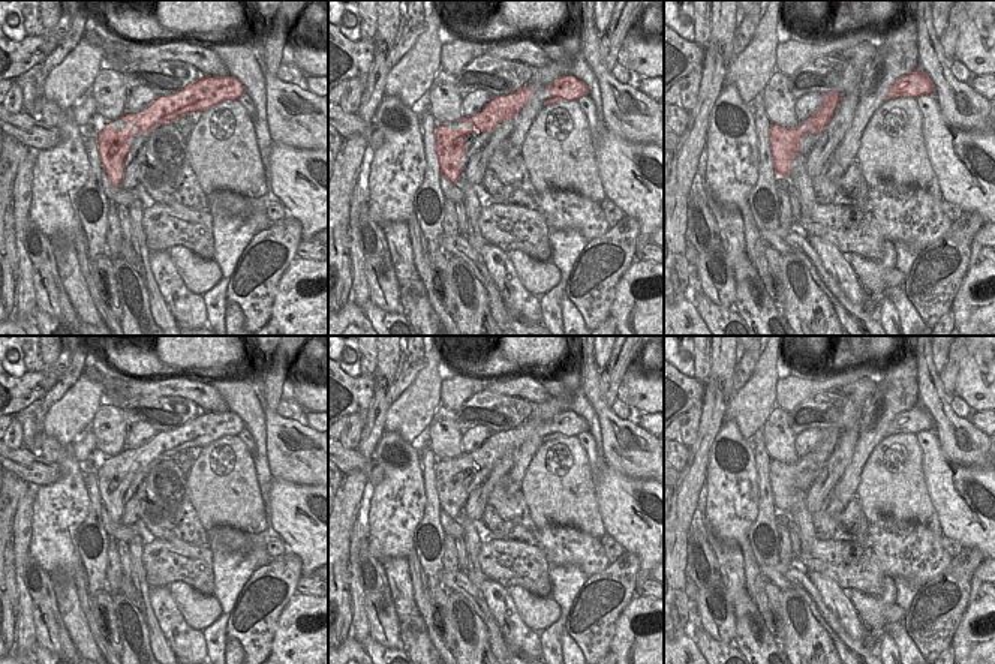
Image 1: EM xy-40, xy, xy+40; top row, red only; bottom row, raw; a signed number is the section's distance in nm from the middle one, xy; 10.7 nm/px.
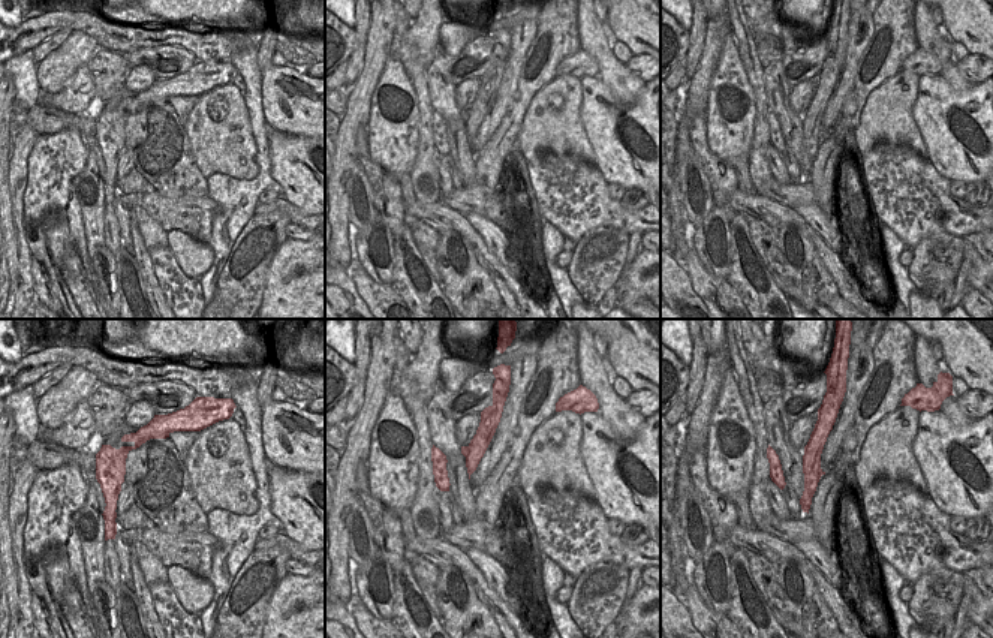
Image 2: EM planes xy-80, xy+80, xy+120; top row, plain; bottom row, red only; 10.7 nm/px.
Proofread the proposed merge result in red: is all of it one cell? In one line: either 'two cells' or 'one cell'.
two cells

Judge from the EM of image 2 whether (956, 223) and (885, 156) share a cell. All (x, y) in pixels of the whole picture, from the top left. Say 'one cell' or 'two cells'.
one cell

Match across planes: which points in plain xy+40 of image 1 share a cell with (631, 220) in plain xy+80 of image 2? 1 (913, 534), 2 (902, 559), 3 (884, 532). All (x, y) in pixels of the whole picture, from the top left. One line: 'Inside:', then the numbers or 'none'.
Inside: 1, 2, 3

